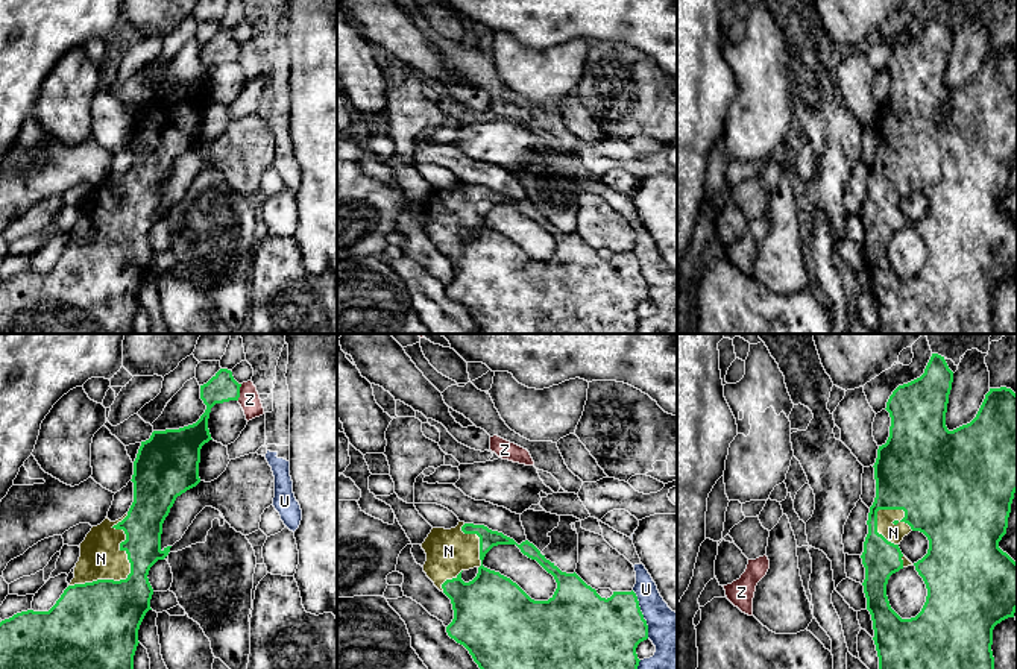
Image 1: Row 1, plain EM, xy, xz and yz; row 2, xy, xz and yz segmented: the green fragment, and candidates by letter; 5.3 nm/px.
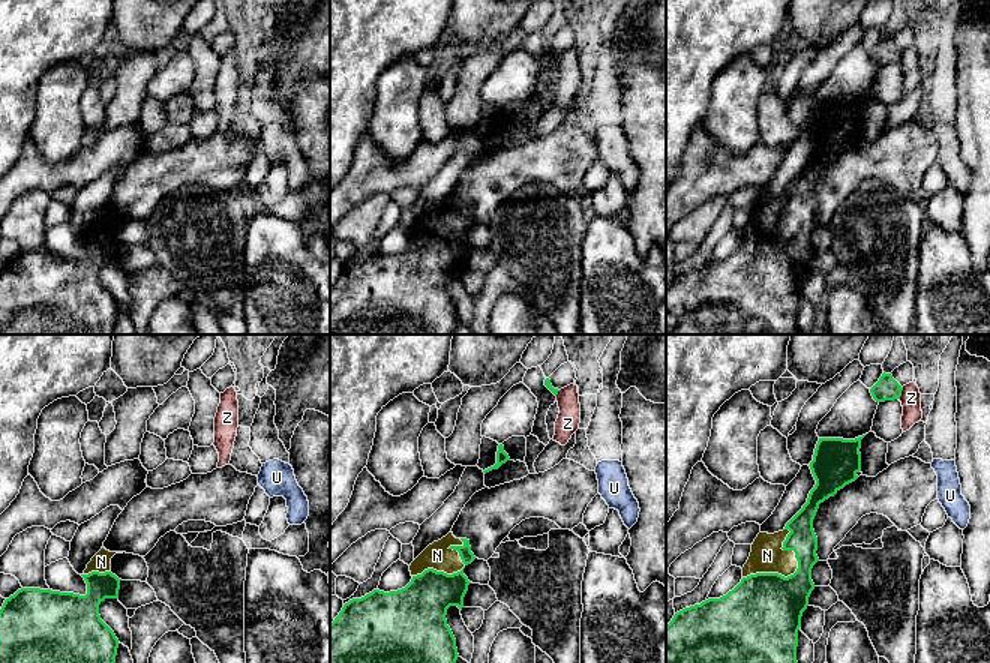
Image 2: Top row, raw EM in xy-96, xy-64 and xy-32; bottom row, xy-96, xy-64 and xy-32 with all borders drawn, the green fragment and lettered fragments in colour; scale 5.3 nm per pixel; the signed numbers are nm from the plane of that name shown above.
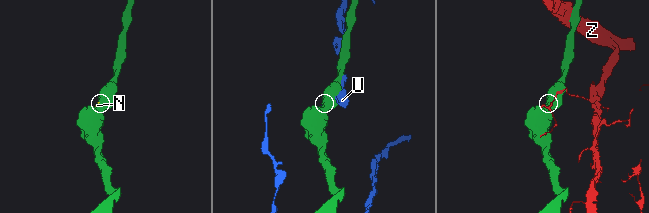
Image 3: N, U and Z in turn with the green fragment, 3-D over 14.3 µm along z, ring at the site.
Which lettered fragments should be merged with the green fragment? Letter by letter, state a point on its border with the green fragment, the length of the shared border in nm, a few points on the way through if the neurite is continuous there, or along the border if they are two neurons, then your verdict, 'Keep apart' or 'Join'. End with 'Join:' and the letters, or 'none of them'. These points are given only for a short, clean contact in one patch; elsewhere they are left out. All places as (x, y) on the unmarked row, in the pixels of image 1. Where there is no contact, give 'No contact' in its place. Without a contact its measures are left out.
N: Touches green at xy (131, 232). Shared border 500 nm. Join
U: Touches green at xz (642, 275). Shared border 280 nm. Keep apart
Z: Touches green at xy (239, 52). Shared border 90 nm. Keep apart
Join: N

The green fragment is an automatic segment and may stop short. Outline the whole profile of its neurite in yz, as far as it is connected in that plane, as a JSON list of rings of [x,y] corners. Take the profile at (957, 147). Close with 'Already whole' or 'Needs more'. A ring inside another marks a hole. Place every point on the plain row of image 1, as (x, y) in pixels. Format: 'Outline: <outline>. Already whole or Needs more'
Outline: [[[932,14],[924,33],[903,46],[899,46],[886,62],[886,71],[891,77],[889,97],[885,105],[879,106],[874,123],[876,158],[868,173],[868,194],[864,202],[864,212],[861,215],[865,228],[865,240],[862,243],[867,258],[867,270],[871,275],[874,290],[874,305],[879,317],[879,334],[994,334],[994,317],[991,311],[993,290],[997,284],[1008,278],[1014,278],[1017,270],[1017,223],[999,208],[999,202],[1006,194],[1008,177],[1014,153],[1017,152],[1017,55],[1006,47],[990,49],[976,74],[976,77],[953,91],[946,86],[946,73],[949,55],[952,50],[953,32],[949,29],[944,17]],[[911,191],[923,193],[929,200],[927,214],[914,223],[915,231],[923,238],[927,256],[921,272],[911,279],[902,279],[889,265],[886,256],[886,244],[893,234],[912,223],[902,214],[899,205]]]. Needs more

